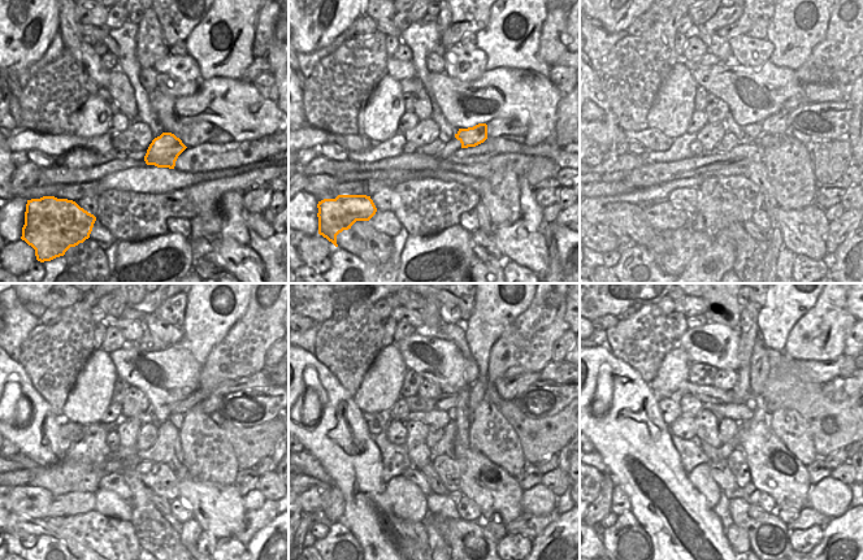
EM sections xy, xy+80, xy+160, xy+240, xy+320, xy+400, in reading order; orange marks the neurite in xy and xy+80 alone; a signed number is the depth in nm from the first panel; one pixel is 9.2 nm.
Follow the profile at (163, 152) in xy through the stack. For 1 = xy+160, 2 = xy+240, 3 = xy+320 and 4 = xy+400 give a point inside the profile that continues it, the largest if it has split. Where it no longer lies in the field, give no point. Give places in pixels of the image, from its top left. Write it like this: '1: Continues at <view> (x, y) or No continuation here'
1: Continues at xy+160 (776, 124)
2: Continues at xy+240 (209, 404)
3: Continues at xy+320 (508, 389)
4: Continues at xy+400 (816, 372).

